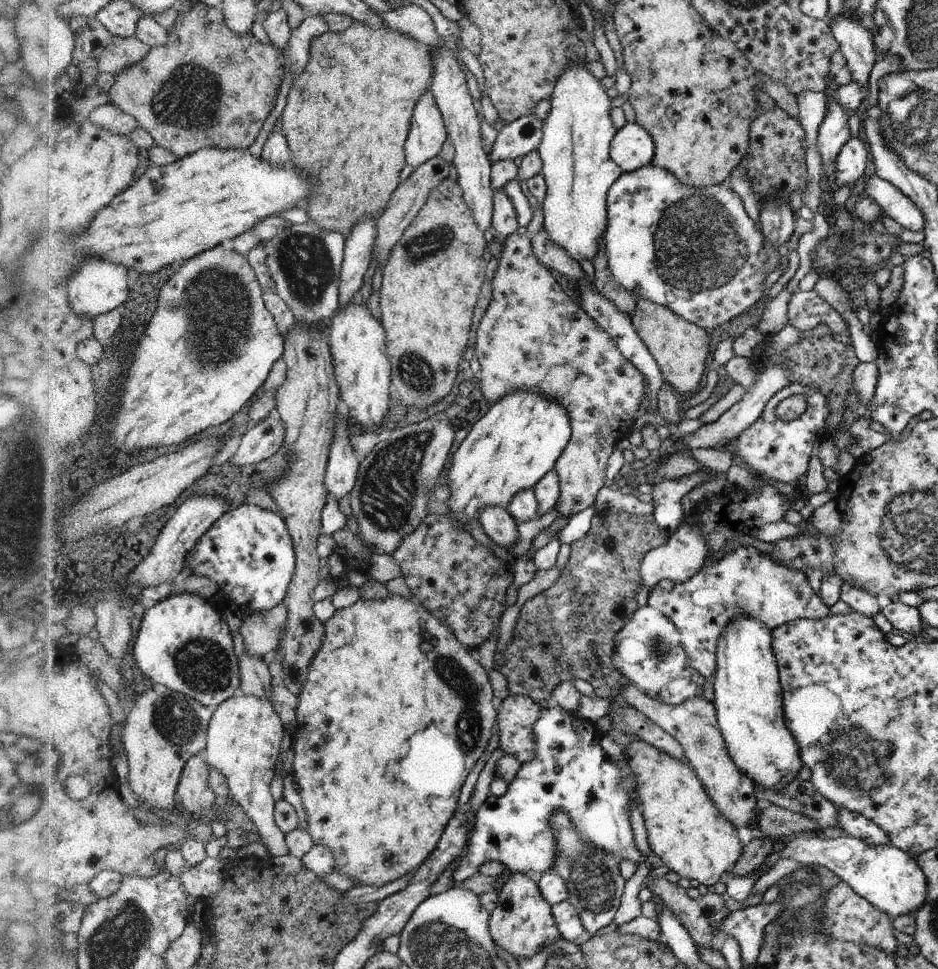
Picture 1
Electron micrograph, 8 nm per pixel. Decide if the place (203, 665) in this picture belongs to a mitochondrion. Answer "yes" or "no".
yes

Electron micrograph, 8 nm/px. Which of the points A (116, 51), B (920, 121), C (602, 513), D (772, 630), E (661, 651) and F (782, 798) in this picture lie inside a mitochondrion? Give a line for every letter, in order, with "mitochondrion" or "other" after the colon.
A: other
B: mitochondrion
C: other
D: other
E: mitochondrion
F: other

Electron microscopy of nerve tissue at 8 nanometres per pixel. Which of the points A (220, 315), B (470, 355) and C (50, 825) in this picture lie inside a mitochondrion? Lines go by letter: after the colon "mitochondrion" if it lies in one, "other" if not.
A: mitochondrion
B: other
C: other

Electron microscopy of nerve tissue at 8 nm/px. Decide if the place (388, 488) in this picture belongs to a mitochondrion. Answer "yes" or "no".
yes

